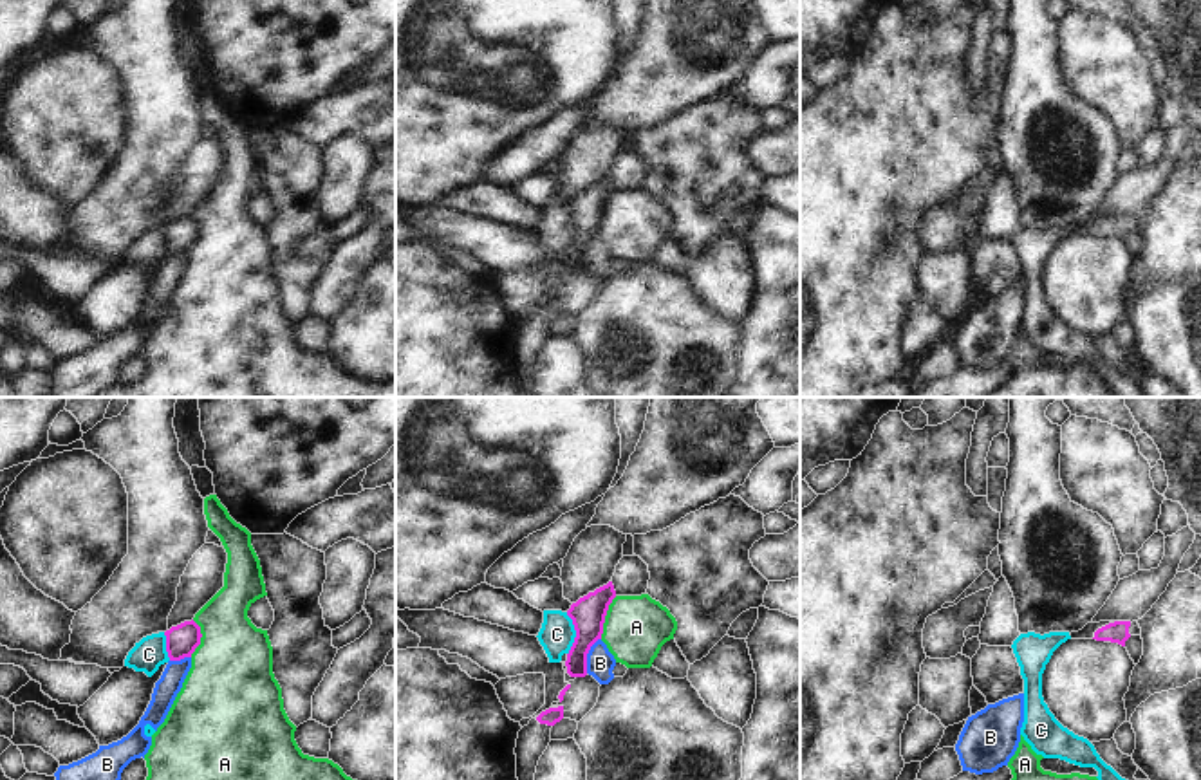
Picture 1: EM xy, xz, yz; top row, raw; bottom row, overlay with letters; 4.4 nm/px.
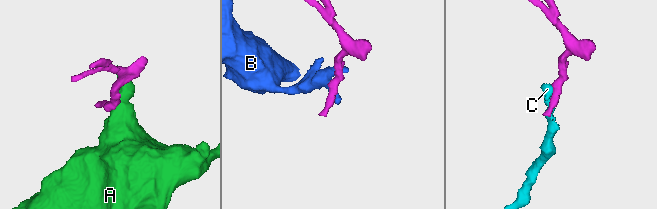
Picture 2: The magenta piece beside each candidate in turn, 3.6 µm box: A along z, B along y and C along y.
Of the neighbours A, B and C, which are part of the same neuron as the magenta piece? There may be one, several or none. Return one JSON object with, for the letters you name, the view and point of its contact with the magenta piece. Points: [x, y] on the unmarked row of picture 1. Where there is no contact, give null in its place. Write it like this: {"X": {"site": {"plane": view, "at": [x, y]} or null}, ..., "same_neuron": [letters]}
{"same_neuron": []}

